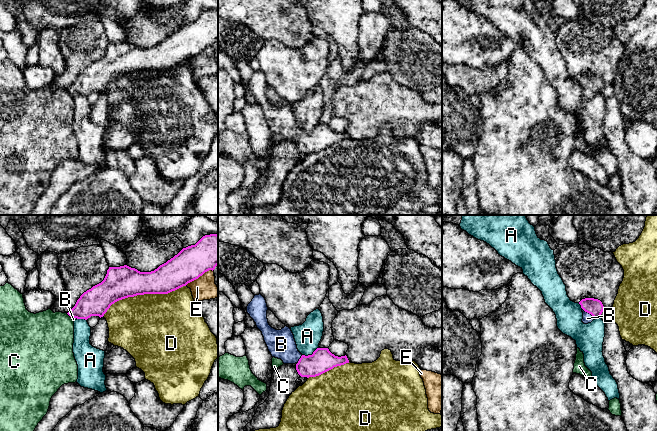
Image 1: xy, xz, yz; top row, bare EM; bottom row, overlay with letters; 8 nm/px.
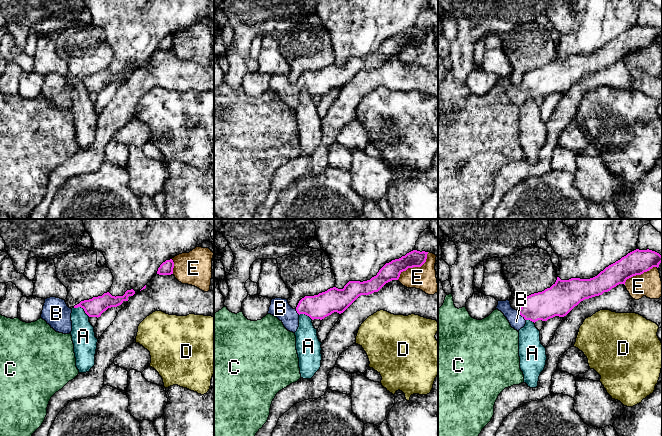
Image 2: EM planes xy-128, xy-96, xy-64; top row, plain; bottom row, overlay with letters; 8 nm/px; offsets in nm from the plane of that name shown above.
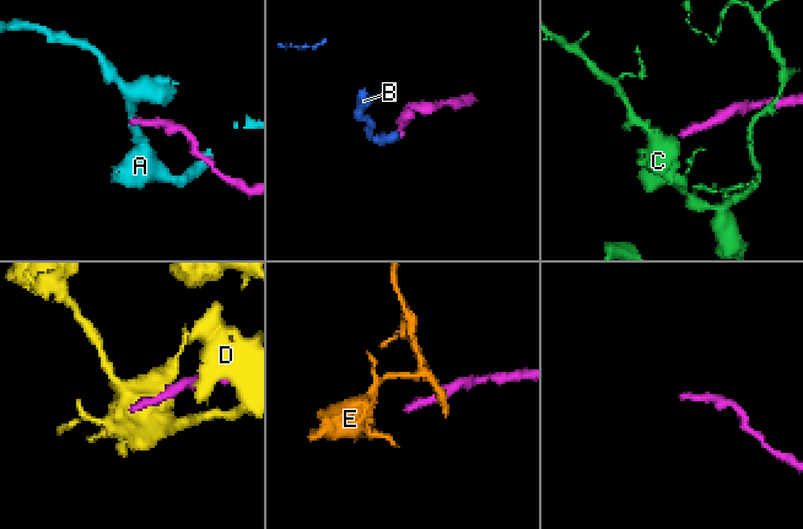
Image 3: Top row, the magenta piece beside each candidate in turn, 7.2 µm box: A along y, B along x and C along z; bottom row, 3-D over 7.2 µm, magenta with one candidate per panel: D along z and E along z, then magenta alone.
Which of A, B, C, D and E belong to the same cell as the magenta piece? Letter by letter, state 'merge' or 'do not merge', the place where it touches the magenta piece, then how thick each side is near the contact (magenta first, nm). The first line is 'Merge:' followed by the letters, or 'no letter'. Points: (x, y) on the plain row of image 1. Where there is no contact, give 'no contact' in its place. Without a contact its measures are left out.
Merge: B
A: do not merge; meets magenta in xz at (310, 131); 190 nm thick on the magenta side, 220 nm on the other
B: merge; meets magenta in yz at (589, 89); 130 nm thick on the magenta side, 80 nm on the other
C: do not merge; meets magenta in xy at (69, 91); 220 nm thick on the magenta side, 420 nm on the other
D: do not merge; meets magenta in xy at (142, 70); 260 nm thick on the magenta side, 500 nm on the other
E: do not merge; meets magenta in xy at (198, 53); 260 nm thick on the magenta side, 190 nm on the other

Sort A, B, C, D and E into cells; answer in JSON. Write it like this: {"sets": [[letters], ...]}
{"sets": [["A"], ["B"], ["C"], ["D"], ["E"]]}

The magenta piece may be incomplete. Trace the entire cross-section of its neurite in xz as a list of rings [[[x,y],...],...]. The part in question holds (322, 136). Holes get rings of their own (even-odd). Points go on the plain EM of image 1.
[[[261,70],[255,71],[247,82],[247,89],[262,108],[272,133],[281,135],[284,140],[295,140],[301,153],[316,153],[334,143],[349,139],[346,131],[335,132],[328,124],[317,124],[312,131],[302,131],[289,103],[276,106],[269,101],[267,86],[266,76]]]

